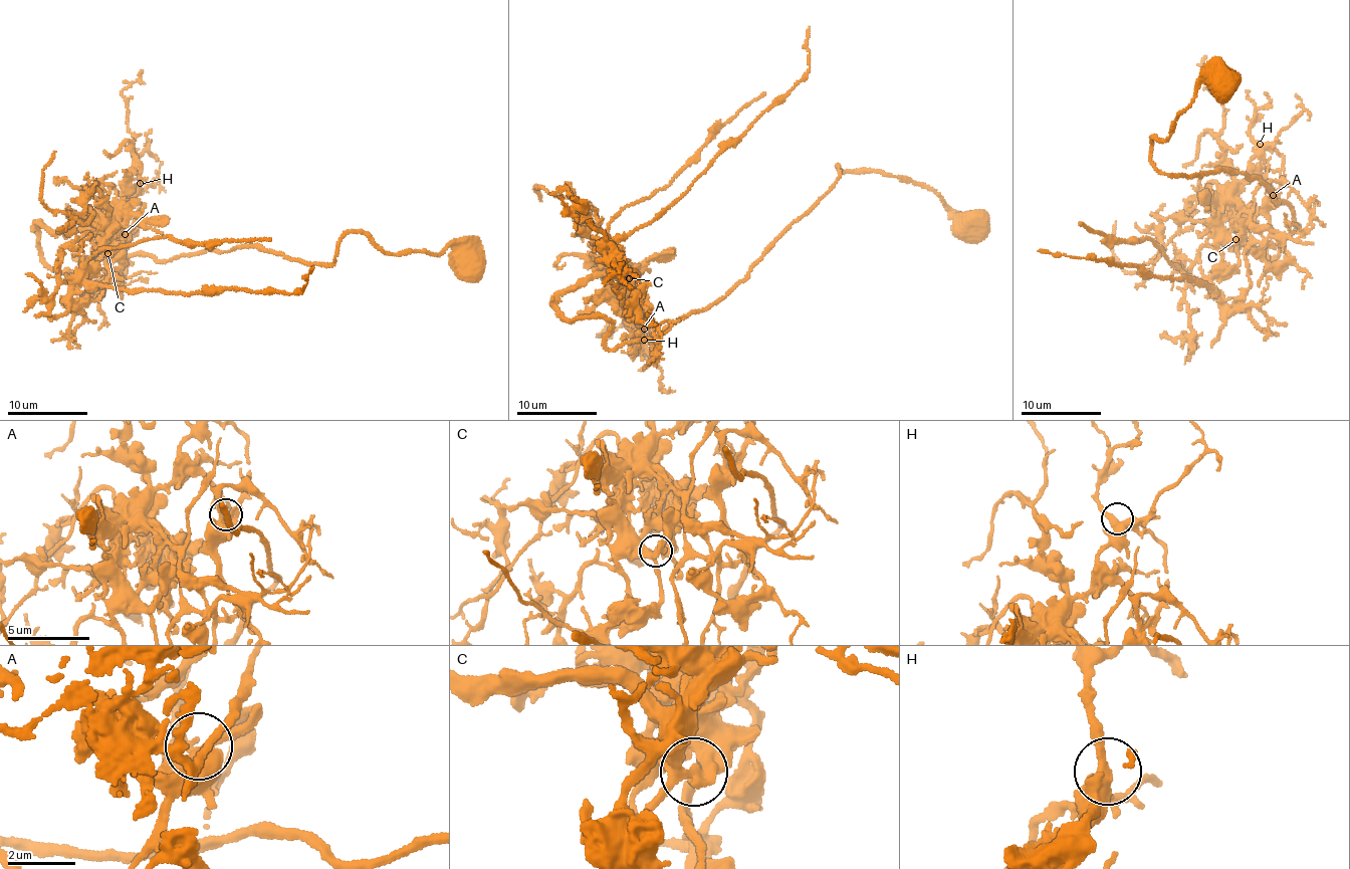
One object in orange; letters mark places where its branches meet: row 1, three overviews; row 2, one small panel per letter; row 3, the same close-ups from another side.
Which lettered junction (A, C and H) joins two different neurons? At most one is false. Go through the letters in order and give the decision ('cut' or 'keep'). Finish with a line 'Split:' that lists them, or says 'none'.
A: keep
C: cut
H: keep
Split: C

